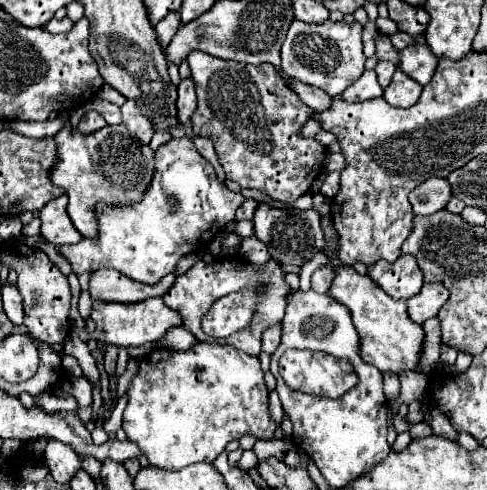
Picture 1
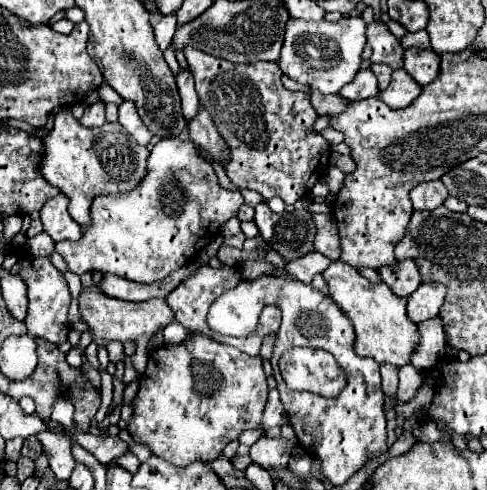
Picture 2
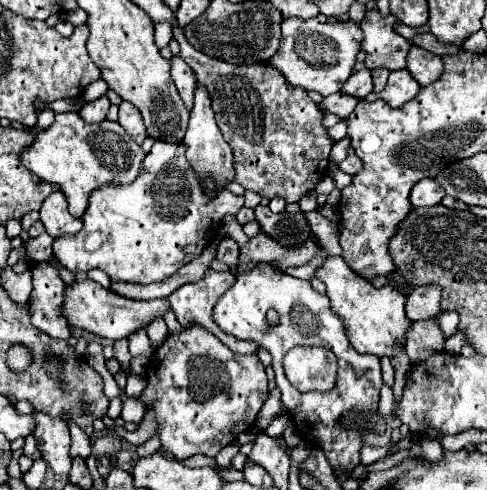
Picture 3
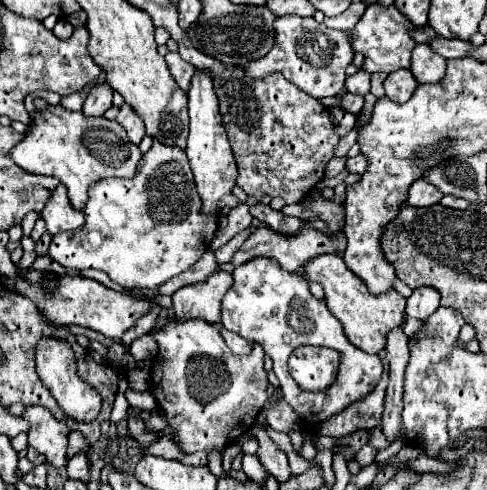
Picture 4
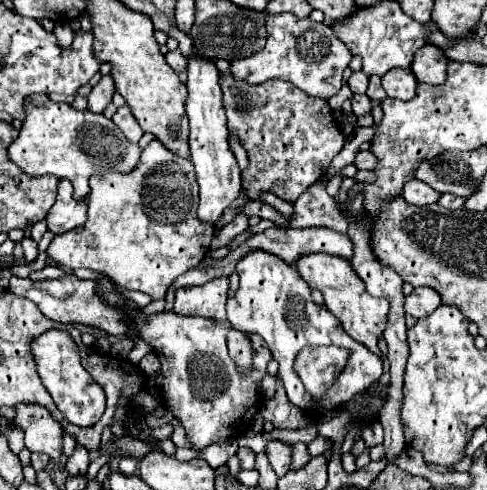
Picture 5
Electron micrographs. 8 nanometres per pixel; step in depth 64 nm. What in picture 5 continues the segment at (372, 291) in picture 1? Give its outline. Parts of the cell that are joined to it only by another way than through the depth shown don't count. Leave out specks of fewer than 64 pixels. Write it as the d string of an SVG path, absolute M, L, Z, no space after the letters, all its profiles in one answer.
M304 254L296 260L294 268L302 276L304 282L312 290L322 292L324 296L324 306L342 322L344 330L358 342L366 344L372 352L378 354L378 338L386 328L388 320L388 300L384 298L374 298L368 296L368 290L360 276L354 272L352 264L344 258L338 256L328 256L328 254Z

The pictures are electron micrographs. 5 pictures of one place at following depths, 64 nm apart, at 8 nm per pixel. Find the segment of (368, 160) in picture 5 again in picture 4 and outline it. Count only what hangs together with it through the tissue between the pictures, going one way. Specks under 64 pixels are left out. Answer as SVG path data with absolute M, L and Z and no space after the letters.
M358 154L358 156L354 156L354 158L348 158L348 160L346 160L346 168L348 168L350 172L364 174L366 168L368 168L368 158L366 158L364 154Z

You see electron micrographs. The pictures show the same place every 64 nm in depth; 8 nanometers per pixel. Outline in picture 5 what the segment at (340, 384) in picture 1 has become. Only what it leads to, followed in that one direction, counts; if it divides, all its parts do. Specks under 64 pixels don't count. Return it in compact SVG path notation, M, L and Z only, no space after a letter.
M338 346L304 348L304 352L300 352L296 358L296 374L316 402L324 398L324 392L328 392L336 376L344 370L348 354L350 352L346 348Z

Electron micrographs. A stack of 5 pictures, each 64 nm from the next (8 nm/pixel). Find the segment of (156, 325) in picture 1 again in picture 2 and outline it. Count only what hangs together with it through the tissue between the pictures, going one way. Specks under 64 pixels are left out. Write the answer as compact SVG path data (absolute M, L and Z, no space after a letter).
M86 286L82 288L80 296L78 296L78 308L80 308L80 316L82 320L88 324L88 330L102 340L120 340L120 342L128 342L134 340L137 349L133 357L133 366L142 375L146 369L149 354L147 352L148 340L152 338L152 334L166 326L170 320L174 320L174 312L170 310L168 302L164 298L152 298L146 302L126 302L126 300L118 300L118 298L110 298L106 296L100 288L96 286Z

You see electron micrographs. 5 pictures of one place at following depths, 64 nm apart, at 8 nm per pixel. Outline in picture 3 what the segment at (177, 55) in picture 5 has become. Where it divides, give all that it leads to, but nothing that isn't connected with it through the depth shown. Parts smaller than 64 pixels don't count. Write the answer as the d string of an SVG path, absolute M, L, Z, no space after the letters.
M174 56L170 60L170 66L172 66L172 70L170 70L172 80L174 80L186 108L192 108L192 90L196 88L196 76L194 76L192 68L180 56Z

